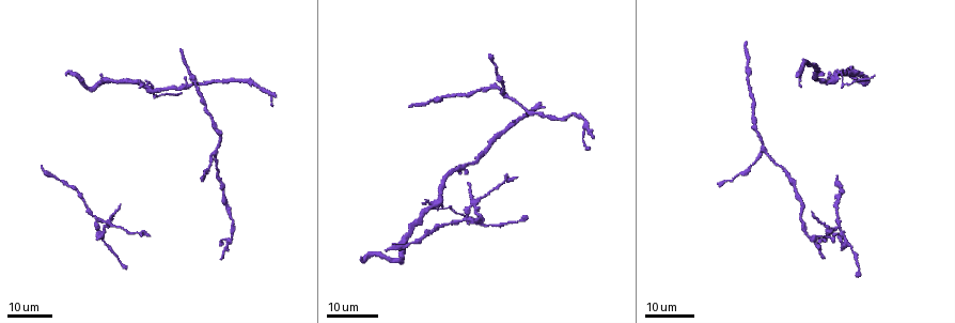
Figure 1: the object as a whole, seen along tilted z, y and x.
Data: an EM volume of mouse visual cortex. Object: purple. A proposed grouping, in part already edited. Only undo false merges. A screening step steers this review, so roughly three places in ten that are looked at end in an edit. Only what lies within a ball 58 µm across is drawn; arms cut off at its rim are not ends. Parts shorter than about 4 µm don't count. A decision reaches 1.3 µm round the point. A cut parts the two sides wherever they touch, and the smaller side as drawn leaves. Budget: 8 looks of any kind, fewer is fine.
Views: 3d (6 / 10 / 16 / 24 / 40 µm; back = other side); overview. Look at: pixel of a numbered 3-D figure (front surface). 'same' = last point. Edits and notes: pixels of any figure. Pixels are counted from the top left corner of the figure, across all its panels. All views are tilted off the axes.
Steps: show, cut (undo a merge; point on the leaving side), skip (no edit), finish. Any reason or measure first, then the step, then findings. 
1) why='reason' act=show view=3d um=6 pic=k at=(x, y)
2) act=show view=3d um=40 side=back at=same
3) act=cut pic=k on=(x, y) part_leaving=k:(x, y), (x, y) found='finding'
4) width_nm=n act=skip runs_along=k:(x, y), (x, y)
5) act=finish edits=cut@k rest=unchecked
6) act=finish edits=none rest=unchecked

why='four-way junction' act=show view=3d um=16 pic=1 at=(474, 202)

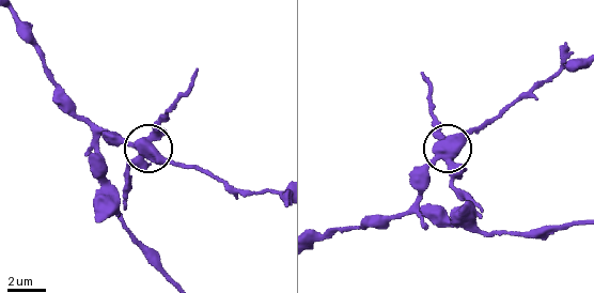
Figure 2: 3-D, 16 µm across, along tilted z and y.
act=show view=3d um=6 pic=2 at=(147, 142)

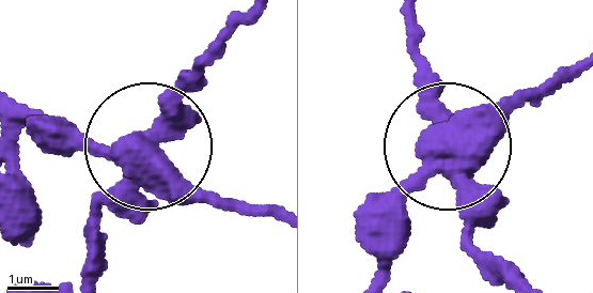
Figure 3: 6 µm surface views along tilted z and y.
act=cut pic=3 on=(184, 89) part_leaving=3:(152, 142), (236, 26) found='two cells meet here'

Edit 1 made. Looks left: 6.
act=show view=overview

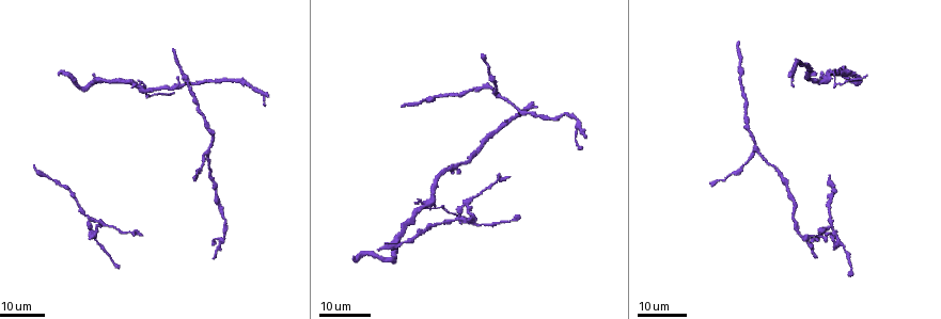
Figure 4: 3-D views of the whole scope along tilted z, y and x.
act=show view=3d um=24 pic=4 at=(752, 150)

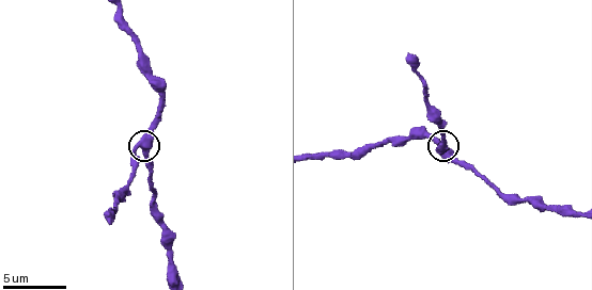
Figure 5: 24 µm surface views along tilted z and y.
act=show view=3d um=10 pic=5 at=(139, 143)

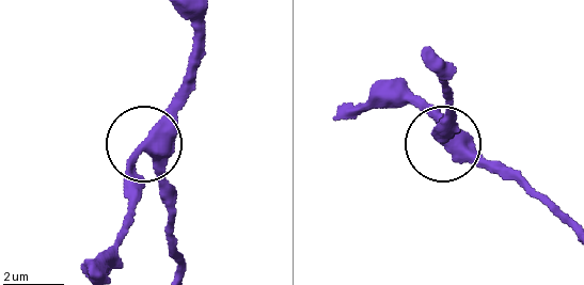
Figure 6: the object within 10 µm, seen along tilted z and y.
why='zoom in' act=show view=3d um=6 pic=6 at=(143, 146)

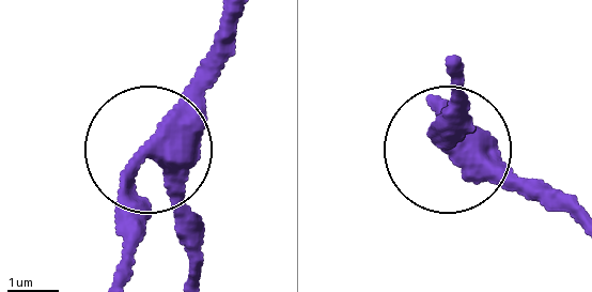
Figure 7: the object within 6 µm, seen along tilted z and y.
side_arm_um=13 act=skip runs_along=7:(189, 275), (146, 156), (124, 262) found='all the same cell'

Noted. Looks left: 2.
why='four-way junction' act=show view=3d um=24 pic=4 at=(828, 75)

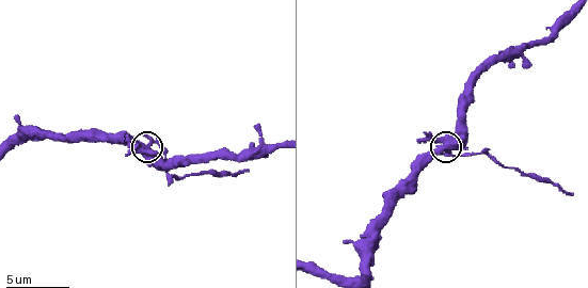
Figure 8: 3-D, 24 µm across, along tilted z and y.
why='closer look' act=show view=3d um=6 pic=8 at=(147, 146)

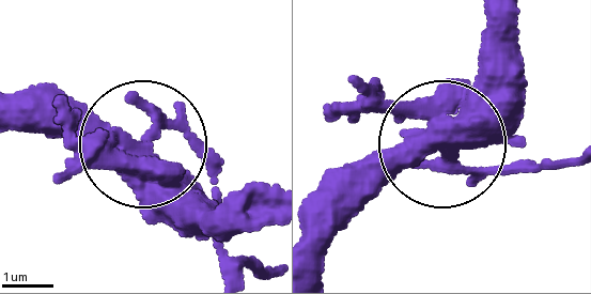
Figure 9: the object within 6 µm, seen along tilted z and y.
act=cut pic=9 on=(208, 168) part_leaving=9:(159, 129), (192, 144), (228, 249), (269, 267) found='a second cell is stuck on'

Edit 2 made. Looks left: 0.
act=finish edits=cut@3,cut@9 rest=unchecked

